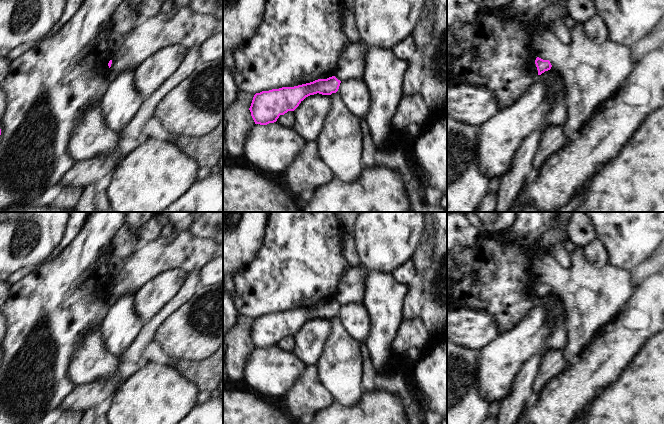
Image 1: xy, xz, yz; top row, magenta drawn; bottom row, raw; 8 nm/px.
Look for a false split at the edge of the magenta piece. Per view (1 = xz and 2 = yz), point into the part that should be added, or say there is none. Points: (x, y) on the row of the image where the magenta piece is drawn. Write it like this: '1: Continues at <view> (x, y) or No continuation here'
1: No continuation here
2: No continuation here.

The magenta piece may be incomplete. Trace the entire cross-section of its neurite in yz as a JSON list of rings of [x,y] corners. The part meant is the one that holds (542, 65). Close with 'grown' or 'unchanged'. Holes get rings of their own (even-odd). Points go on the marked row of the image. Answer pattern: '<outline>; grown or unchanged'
[[[539,57],[536,58],[535,64],[538,70],[538,75],[541,75],[545,71],[548,71],[551,69],[552,65],[549,60],[543,60]]]; unchanged

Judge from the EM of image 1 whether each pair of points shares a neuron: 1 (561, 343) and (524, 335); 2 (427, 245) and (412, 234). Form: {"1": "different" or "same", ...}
{"1": "different", "2": "different"}

